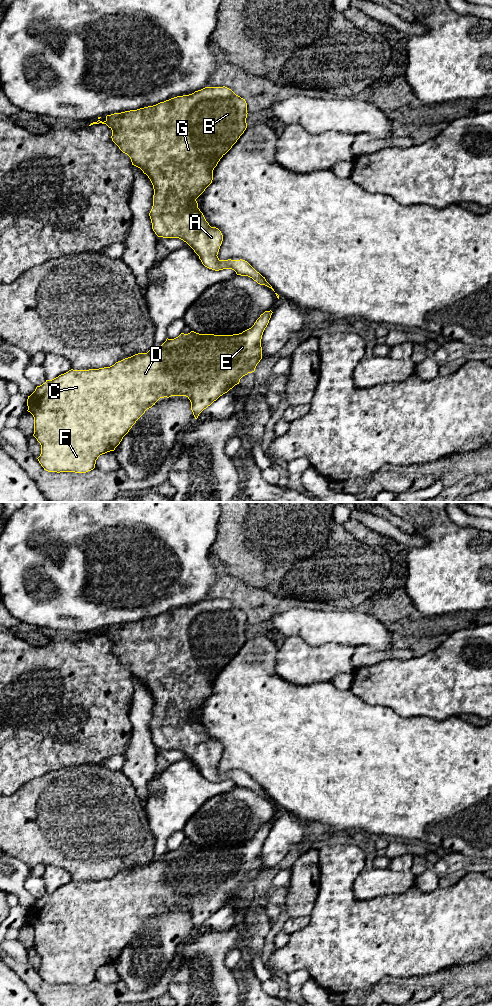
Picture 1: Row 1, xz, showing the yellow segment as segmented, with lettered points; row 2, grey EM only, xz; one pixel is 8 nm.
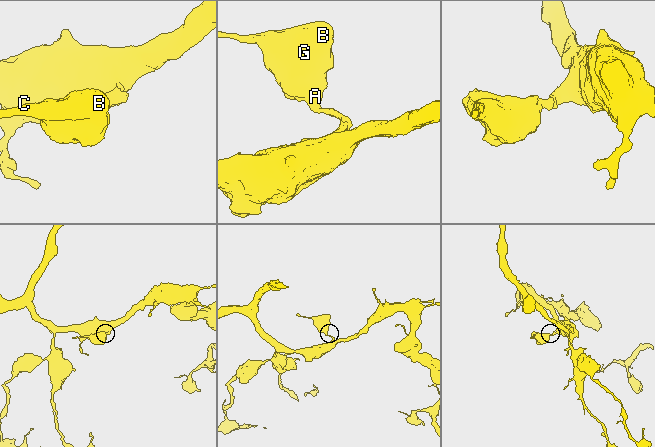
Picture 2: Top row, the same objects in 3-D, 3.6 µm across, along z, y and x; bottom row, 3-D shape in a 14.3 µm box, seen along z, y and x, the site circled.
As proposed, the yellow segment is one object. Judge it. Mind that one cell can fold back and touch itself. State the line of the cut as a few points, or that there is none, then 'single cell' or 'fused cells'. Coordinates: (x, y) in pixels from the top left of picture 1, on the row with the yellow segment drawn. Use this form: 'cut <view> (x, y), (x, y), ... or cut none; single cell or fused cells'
cut none; single cell

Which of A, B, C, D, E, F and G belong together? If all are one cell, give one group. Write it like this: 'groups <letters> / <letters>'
groups A B C D E F G

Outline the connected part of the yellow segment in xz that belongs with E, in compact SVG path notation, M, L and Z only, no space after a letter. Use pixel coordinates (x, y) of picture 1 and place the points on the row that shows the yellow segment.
M271 310L265 311L251 328L239 334L214 335L194 331L188 334L181 333L174 339L167 338L158 348L153 347L147 353L135 354L110 367L71 369L52 380L46 380L37 386L27 399L27 411L34 417L33 436L41 445L41 454L37 458L39 463L48 472L86 473L93 470L98 457L114 451L136 421L160 398L186 396L197 419L204 409L239 384L243 376L255 371L262 359L262 335L272 313Z

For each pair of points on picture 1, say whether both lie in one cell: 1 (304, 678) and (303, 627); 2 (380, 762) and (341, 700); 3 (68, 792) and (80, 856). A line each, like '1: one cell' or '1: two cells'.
1: two cells
2: one cell
3: one cell

